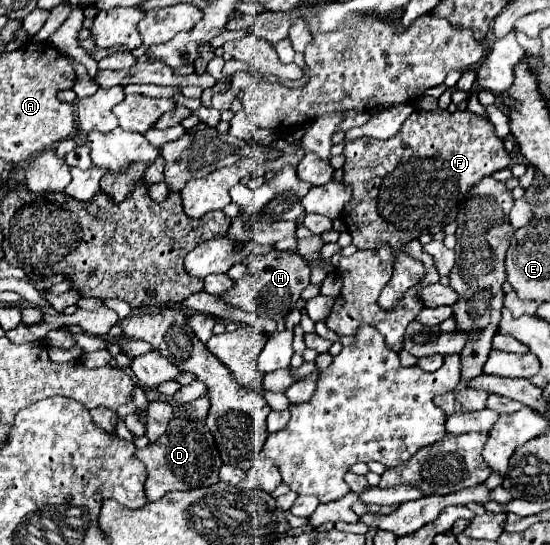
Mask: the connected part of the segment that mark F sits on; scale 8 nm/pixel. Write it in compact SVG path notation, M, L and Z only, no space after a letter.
M413 111L409 119L403 123L401 131L391 139L373 139L373 137L361 137L353 139L345 145L343 155L347 157L343 171L343 183L353 189L349 203L343 207L343 223L347 225L347 231L353 237L353 245L357 249L379 249L385 243L391 247L391 253L395 255L393 263L393 275L389 283L383 287L379 295L379 307L389 311L399 305L405 291L417 285L425 277L425 265L409 255L403 253L403 245L407 245L413 239L419 239L423 231L427 233L439 233L447 223L457 219L459 205L469 193L477 181L483 177L493 175L499 169L505 169L511 163L509 153L503 147L503 141L495 135L495 127L489 119L479 117L469 111Z

